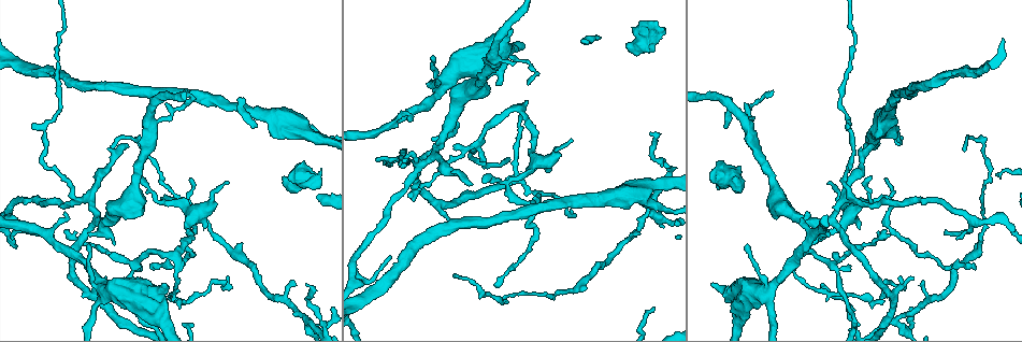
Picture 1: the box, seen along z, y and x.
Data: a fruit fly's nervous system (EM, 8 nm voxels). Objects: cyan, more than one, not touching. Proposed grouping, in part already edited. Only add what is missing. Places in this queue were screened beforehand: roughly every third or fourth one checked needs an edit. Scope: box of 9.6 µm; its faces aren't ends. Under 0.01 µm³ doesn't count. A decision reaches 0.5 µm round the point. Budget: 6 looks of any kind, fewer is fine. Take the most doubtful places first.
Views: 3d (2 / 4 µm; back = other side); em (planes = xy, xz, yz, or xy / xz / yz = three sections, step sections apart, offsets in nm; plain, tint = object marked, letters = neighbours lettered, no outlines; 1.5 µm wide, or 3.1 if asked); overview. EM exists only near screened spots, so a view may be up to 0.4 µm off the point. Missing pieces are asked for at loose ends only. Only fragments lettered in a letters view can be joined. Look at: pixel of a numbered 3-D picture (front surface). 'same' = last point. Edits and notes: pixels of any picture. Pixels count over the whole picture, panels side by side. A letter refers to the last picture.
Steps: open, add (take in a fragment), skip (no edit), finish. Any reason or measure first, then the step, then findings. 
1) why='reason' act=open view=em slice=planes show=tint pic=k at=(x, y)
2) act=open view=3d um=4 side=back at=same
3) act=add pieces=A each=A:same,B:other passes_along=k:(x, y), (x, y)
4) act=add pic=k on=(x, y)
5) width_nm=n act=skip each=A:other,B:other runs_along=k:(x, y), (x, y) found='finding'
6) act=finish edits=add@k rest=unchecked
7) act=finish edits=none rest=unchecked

why='branch stops here' act=open view=em slice=xy step=8 show=letters pic=1 at=(153, 269)

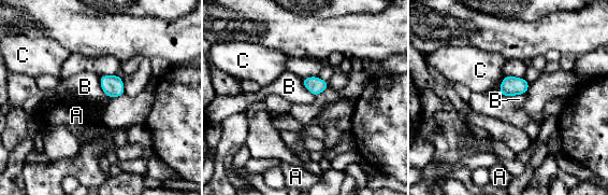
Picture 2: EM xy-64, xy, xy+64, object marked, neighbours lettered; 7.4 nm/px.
width_nm=110 act=skip each=A:other,B:other,C:other border=2:(99, 77), (99, 85), (110, 98) found='none of them fits'

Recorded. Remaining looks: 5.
why='branch stops here' act=open view=em slice=planes show=letters pic=1 at=(944, 232)

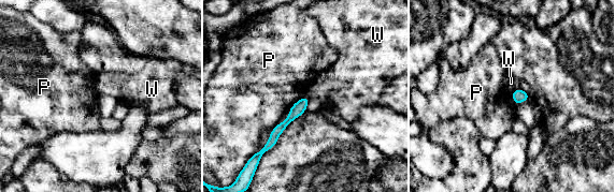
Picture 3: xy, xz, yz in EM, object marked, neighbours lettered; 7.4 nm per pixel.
act=skip each=P:other,W:other found='none of them fits'

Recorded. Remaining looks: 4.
why='free end' act=open view=em slice=yz step=8 show=tint pic=1 at=(923, 283)

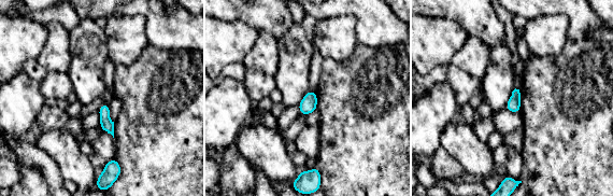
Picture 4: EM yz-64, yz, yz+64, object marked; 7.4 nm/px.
why='another direction' act=open view=em slice=planes show=letters at=same

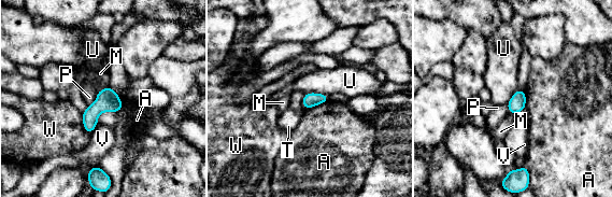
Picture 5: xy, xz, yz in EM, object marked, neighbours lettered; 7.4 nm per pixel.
width_nm=110 act=skip each=A:other,M:other,P:other,T:other,U:other,V:other,W:other border=5:(328, 100), (304, 109) found='no lettered fragment goes on from it'

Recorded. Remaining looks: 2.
act=finish edits=none rest=unchecked

